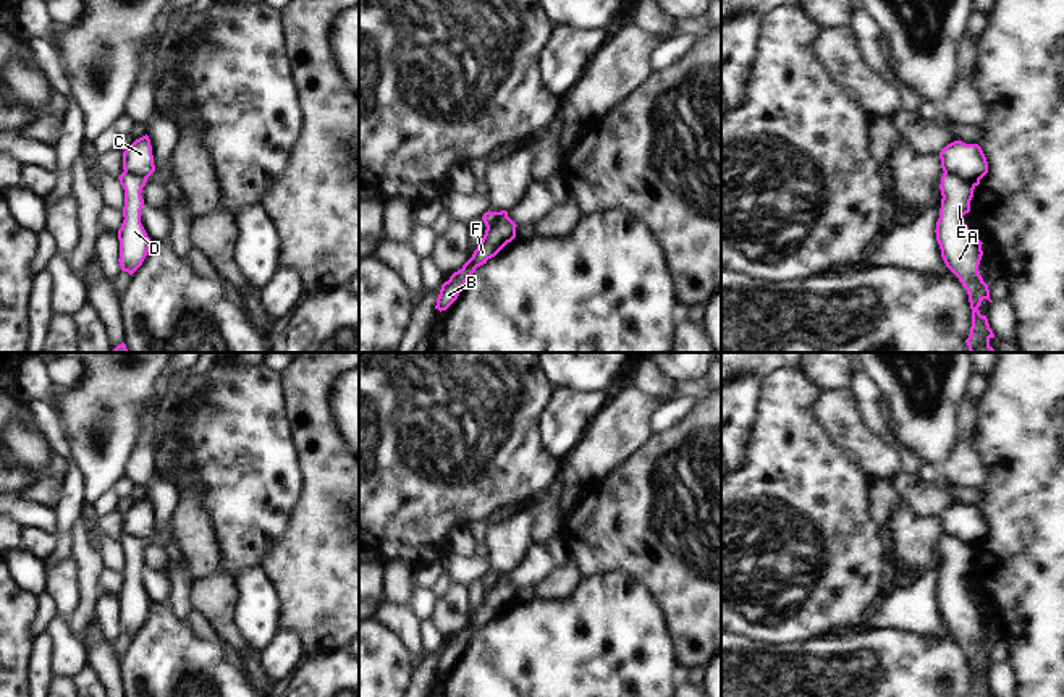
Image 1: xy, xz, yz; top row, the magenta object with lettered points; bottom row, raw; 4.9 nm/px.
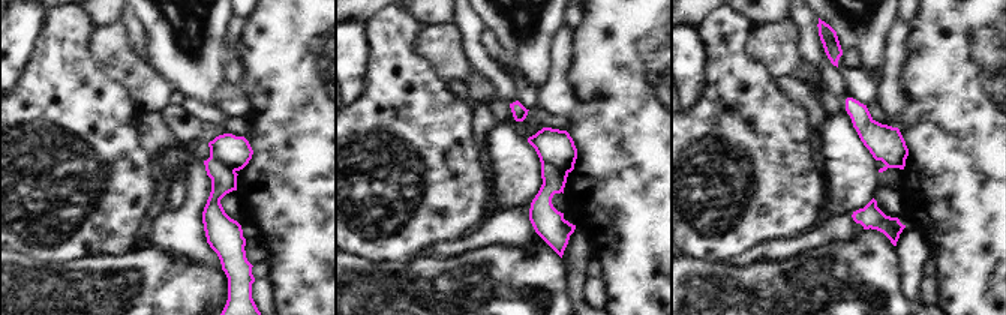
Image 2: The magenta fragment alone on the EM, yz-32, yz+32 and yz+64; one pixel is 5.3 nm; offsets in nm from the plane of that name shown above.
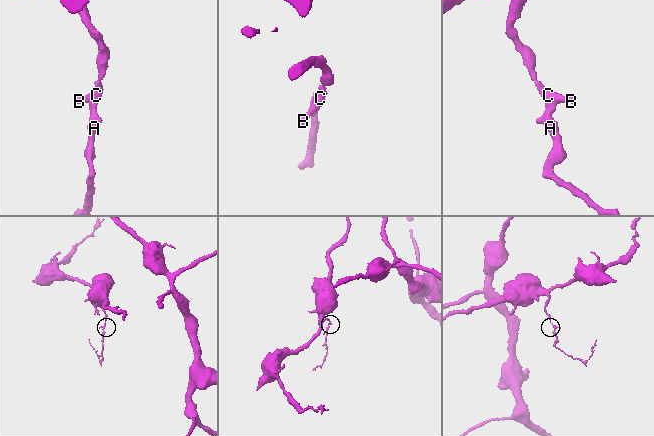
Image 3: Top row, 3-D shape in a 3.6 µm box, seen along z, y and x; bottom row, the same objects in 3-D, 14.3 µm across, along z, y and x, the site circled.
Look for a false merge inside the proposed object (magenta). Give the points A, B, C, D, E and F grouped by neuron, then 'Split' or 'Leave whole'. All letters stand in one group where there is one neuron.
Groups: A D E / B C F. Split

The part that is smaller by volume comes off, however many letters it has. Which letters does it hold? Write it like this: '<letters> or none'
A, D, E

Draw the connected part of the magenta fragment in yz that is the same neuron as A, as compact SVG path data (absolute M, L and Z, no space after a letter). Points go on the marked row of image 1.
M944 171L939 189L943 199L935 233L946 267L959 278L969 294L972 327L965 343L970 353L994 353L990 346L994 333L990 328L986 315L982 315L978 310L983 299L993 302L988 285L978 272L983 243L973 238L964 223L964 215L970 212L975 186Z

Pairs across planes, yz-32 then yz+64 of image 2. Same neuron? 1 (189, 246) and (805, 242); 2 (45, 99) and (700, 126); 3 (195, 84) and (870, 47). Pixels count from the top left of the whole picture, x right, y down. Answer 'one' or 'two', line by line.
1: one
2: one
3: one

